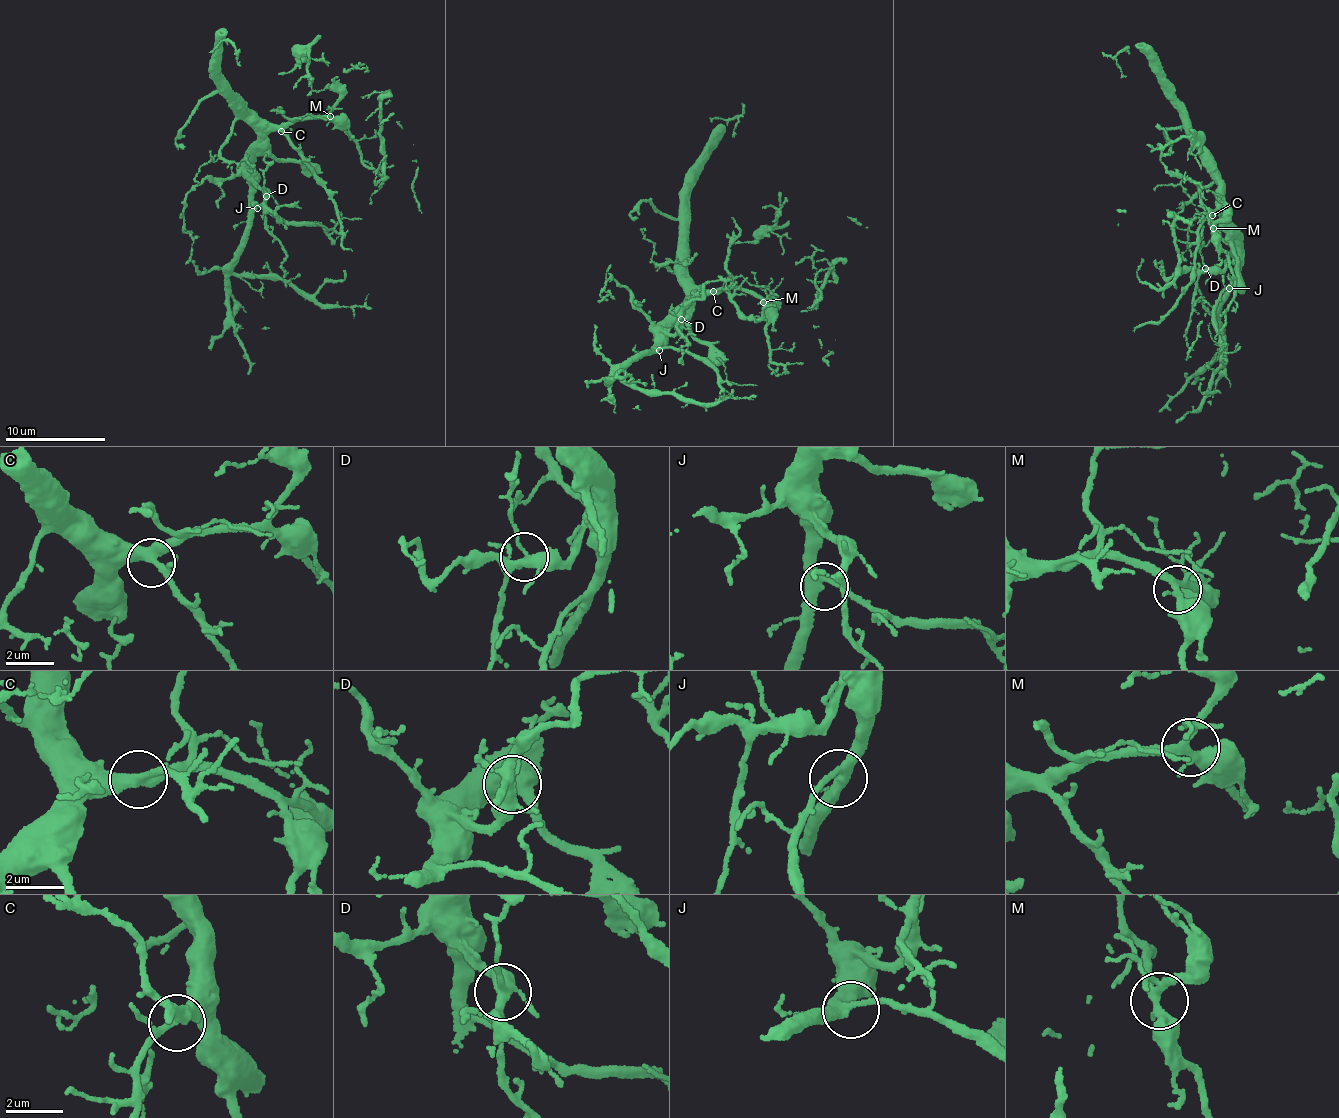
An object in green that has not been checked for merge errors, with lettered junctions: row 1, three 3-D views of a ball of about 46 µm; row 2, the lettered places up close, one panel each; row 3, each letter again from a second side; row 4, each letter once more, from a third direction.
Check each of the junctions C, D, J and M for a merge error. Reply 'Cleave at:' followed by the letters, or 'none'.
Cleave at: none

